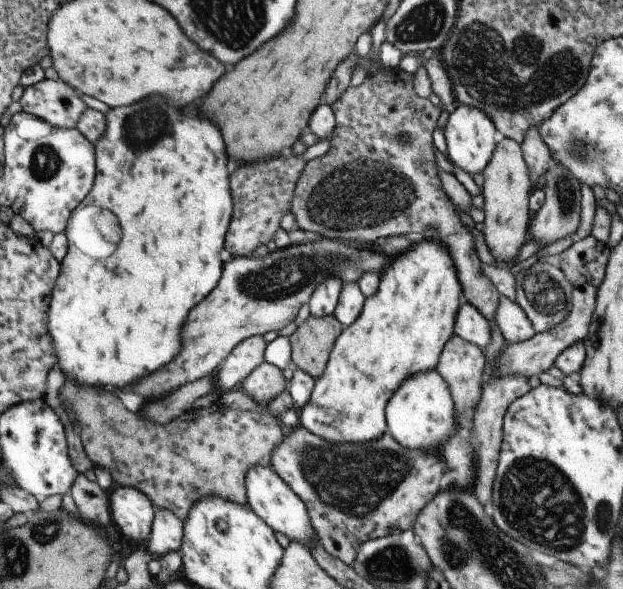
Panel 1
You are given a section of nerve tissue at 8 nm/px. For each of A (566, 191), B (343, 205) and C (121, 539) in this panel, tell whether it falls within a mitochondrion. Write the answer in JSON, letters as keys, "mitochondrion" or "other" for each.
{"A":"mitochondrion","B":"mitochondrion","C":"other"}

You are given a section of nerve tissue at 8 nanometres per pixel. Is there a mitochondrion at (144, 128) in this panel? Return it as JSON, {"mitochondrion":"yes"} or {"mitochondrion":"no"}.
{"mitochondrion":"yes"}

